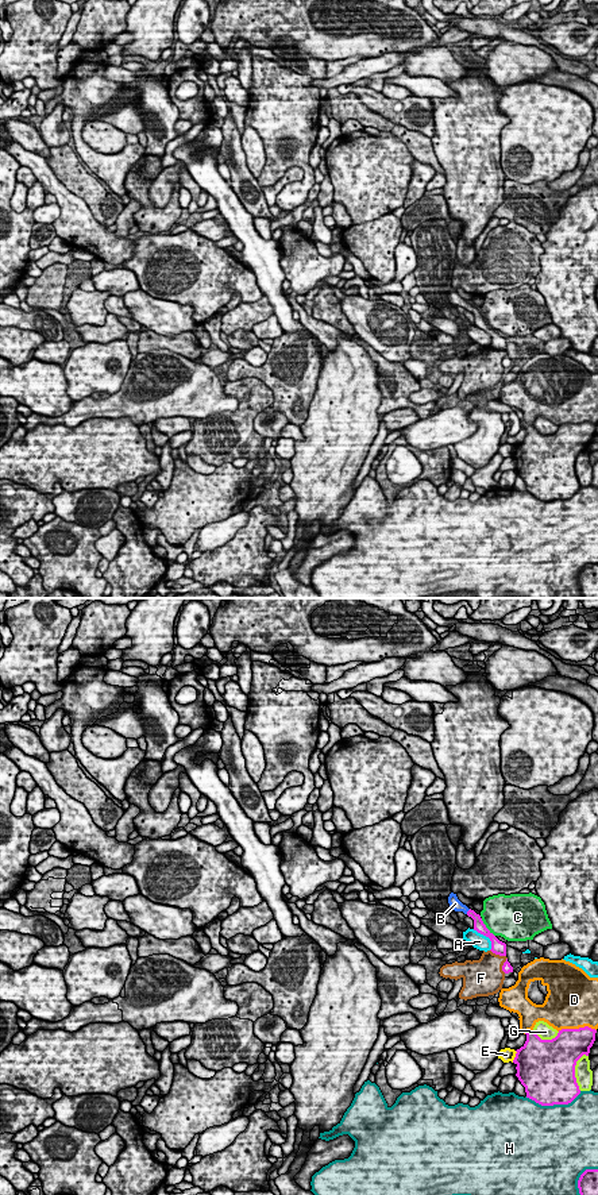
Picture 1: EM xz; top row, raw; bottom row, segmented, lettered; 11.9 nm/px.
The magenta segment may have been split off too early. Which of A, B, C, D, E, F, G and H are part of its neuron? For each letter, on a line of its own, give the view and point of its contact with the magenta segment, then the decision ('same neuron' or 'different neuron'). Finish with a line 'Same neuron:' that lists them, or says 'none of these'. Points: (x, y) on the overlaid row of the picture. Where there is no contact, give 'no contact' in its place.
A: xz (486, 936) | different neuron
B: xz (467, 912) | same neuron
C: xz (486, 928) | different neuron
D: xz (577, 1029) | different neuron
E: xz (516, 1056) | different neuron
F: xz (506, 959) | different neuron
G: xz (574, 1072) | different neuron
H: xz (552, 1105) | different neuron
Same neuron: B

